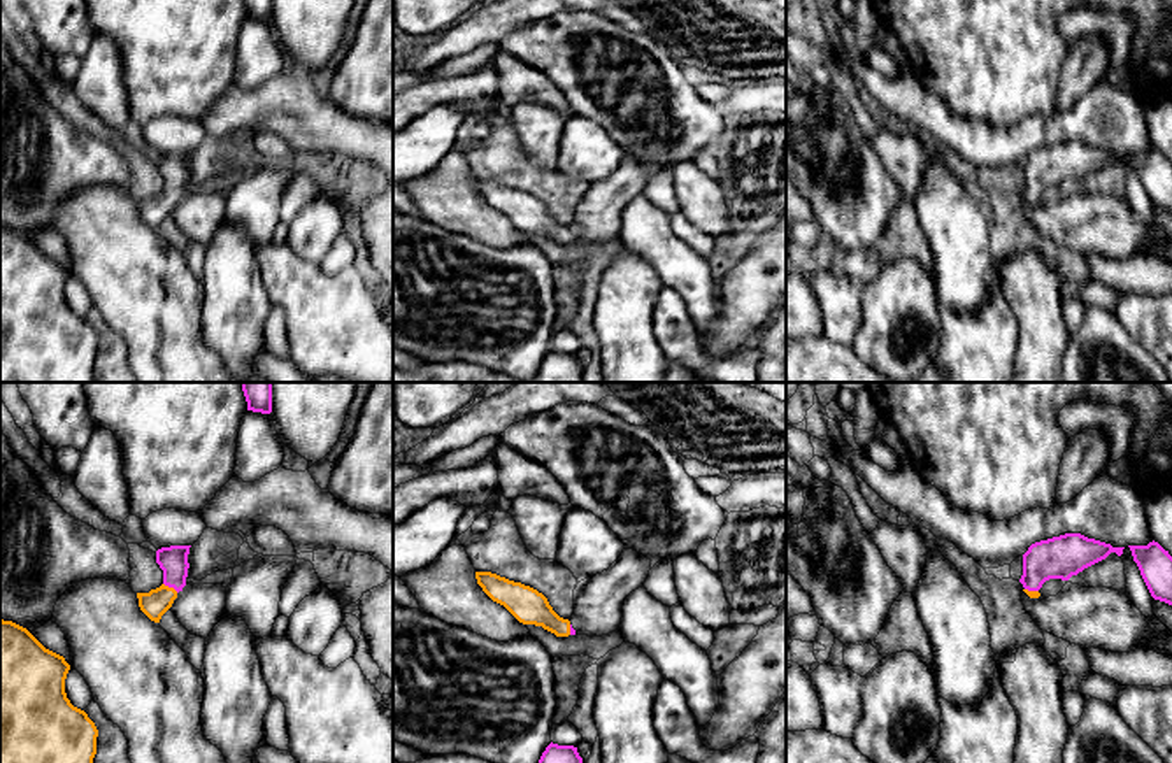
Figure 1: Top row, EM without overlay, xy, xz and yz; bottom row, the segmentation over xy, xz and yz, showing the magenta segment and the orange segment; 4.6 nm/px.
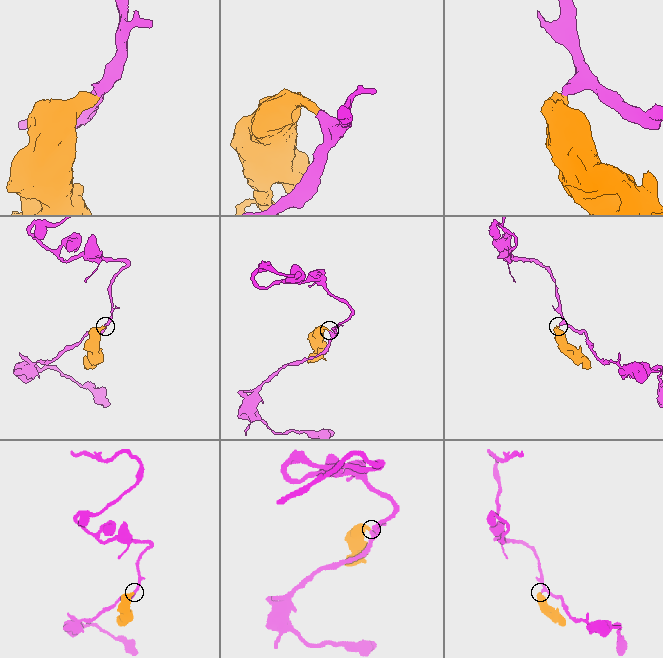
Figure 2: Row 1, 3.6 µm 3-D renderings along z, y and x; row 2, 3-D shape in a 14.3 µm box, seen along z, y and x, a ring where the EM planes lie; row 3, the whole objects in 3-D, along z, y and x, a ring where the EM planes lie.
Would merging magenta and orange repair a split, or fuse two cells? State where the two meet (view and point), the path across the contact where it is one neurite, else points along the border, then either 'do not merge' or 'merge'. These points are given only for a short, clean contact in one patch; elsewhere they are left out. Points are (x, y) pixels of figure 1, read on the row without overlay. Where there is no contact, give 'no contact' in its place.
xy (171, 193) | across xy (172, 167), (171, 193), (157, 209) | merge

